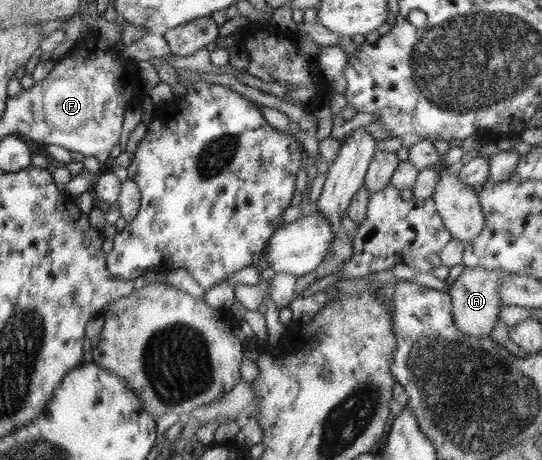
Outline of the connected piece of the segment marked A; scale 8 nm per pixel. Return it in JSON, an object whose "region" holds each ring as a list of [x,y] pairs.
{"region":[[[468,267],[446,290],[451,295],[452,319],[458,331],[468,337],[488,337],[494,329],[501,301],[497,289],[501,279],[512,273],[501,269],[486,269],[482,267]]]}

